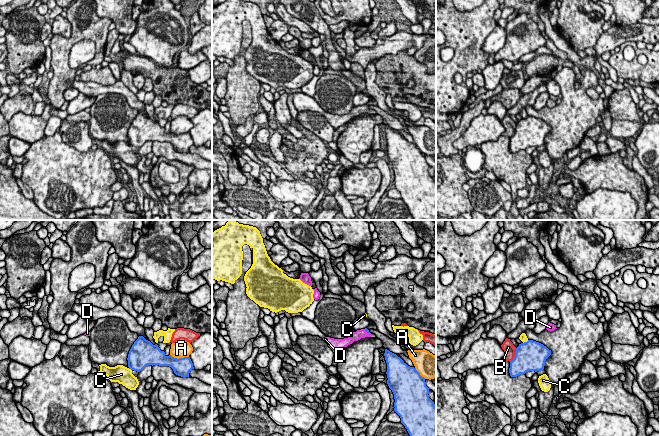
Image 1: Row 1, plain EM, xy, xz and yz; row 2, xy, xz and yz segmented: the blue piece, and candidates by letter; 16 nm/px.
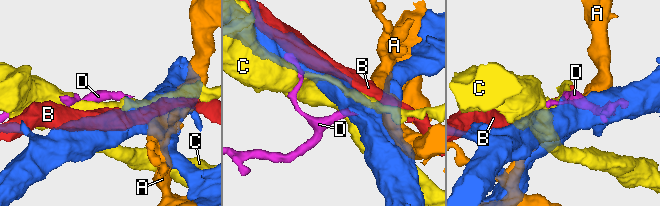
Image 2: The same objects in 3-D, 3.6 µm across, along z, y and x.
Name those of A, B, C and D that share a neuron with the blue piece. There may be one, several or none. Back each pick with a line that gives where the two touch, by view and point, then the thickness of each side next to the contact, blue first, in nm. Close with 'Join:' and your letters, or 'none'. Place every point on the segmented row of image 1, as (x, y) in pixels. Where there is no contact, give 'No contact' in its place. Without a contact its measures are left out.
D: Touches blue at xz (367, 332). Thickness 50 nm (blue) against 140 nm
Join: D

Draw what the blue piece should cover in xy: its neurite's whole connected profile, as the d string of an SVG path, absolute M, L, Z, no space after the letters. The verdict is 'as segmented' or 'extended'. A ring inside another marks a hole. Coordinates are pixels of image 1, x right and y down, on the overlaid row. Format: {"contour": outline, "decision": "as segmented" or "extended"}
{"contour": "M143 336L132 345L128 354L128 367L131 370L140 372L148 365L169 366L174 373L181 377L189 377L189 373L193 367L190 357L174 358L171 355L166 356L157 344L153 345Z", "decision": "as segmented"}

